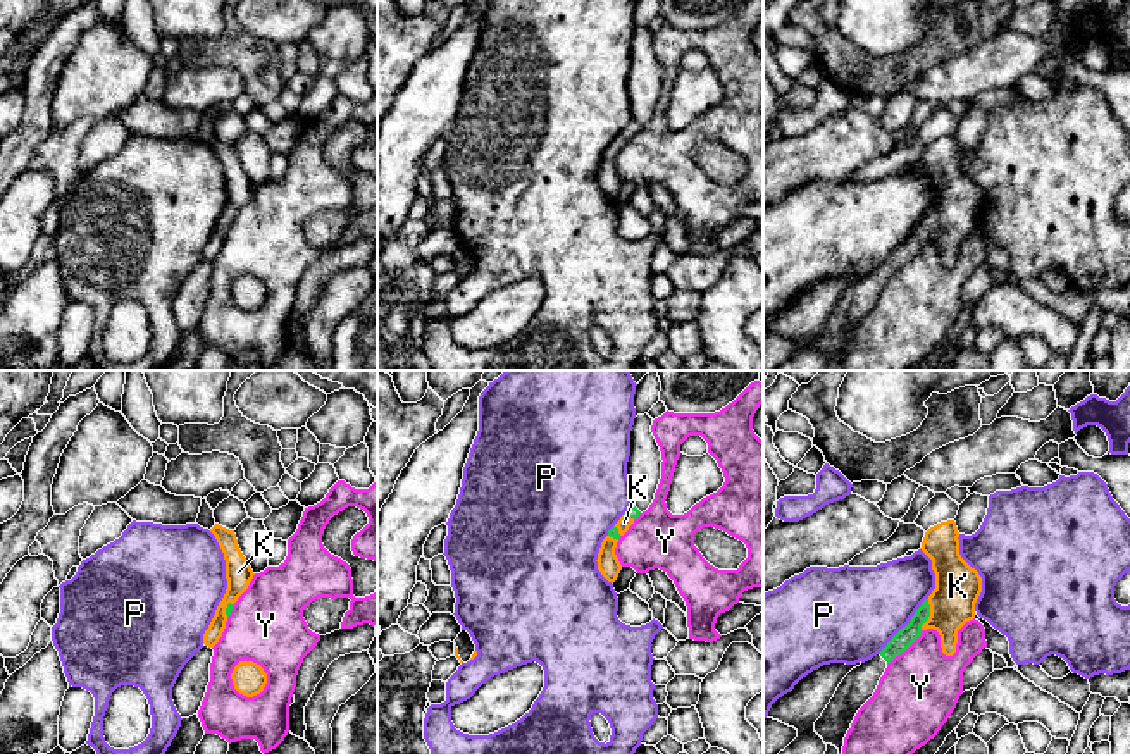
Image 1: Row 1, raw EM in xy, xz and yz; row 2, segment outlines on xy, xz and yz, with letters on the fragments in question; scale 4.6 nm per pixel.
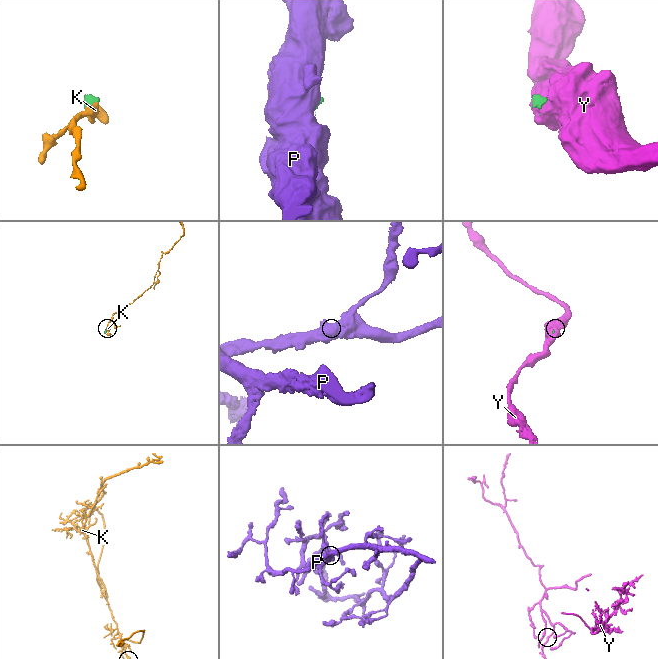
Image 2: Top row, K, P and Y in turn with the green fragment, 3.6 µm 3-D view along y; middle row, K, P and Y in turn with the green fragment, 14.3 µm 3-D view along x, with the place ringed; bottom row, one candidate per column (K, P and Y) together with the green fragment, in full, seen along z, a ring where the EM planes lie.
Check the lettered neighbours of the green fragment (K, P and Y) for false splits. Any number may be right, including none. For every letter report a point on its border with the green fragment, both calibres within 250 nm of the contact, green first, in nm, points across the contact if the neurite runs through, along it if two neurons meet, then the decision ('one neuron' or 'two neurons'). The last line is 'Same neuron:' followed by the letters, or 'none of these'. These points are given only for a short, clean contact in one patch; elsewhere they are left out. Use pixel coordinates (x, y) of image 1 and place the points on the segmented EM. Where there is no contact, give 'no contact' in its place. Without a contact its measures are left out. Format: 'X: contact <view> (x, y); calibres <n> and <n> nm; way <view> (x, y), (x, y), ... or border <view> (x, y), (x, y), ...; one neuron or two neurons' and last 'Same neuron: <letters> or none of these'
K: contact yz (929, 615); calibres 90 and 220 nm; way yz (906, 636), (929, 615), (958, 586); one neuron
P: contact yz (906, 625); calibres 90 and 420 nm; border yz (927, 598), (879, 653); two neurons
Y: contact yz (905, 650); calibres 90 and 360 nm; border yz (922, 631), (887, 663); two neurons
Same neuron: K

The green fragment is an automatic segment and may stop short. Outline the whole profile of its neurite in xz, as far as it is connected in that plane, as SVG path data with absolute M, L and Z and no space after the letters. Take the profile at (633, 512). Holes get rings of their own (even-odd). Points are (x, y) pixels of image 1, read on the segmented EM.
M630 505L629 510L620 517L620 520L608 530L598 553L598 570L608 582L615 582L622 565L615 555L618 539L629 530L634 520L639 517L639 510Z

